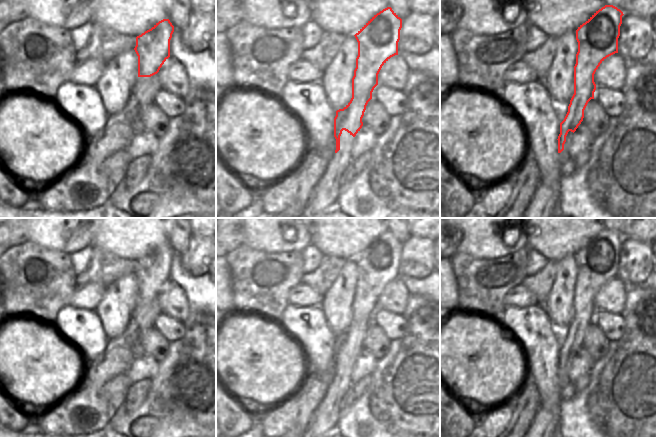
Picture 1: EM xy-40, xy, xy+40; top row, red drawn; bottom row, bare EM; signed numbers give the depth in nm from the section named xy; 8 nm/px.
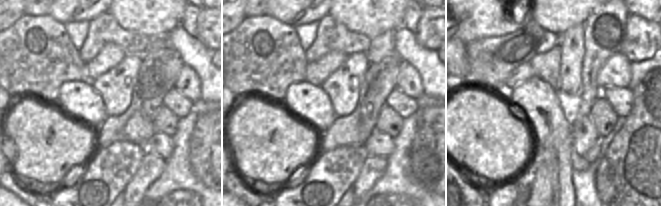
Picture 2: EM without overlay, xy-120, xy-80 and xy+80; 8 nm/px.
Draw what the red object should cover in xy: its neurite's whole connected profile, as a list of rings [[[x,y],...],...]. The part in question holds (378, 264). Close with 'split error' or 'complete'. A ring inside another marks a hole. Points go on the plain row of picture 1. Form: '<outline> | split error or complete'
[[[387,231],[374,239],[354,259],[358,266],[358,280],[352,302],[352,322],[343,333],[336,335],[335,377],[340,374],[340,360],[343,354],[355,361],[362,352],[366,330],[378,309],[378,298],[391,281],[398,279],[401,252],[402,243],[391,231]]] | complete

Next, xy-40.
[[[163,243],[151,253],[136,261],[134,272],[138,280],[138,301],[157,298],[170,281],[170,264],[174,250],[169,243]]] | complete

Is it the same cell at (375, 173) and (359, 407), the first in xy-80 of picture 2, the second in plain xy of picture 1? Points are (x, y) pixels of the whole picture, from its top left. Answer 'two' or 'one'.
two

